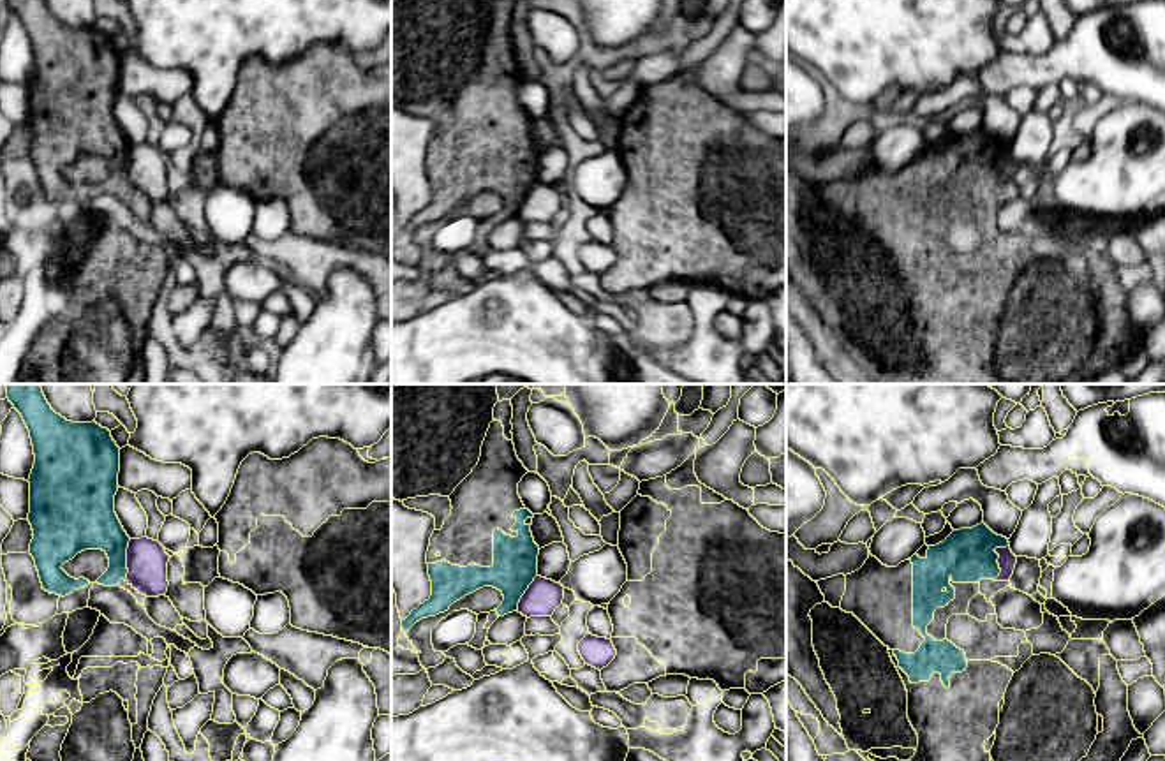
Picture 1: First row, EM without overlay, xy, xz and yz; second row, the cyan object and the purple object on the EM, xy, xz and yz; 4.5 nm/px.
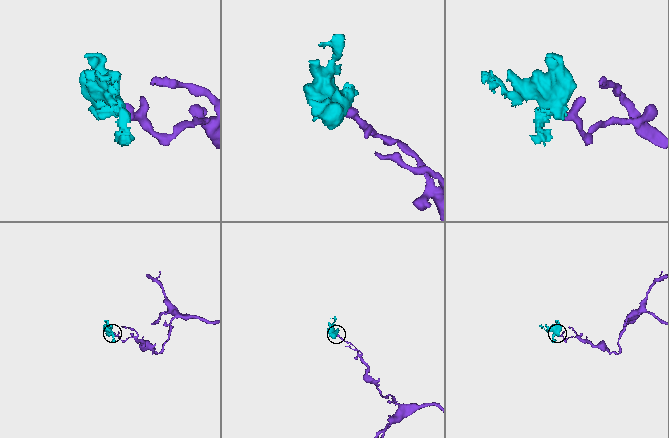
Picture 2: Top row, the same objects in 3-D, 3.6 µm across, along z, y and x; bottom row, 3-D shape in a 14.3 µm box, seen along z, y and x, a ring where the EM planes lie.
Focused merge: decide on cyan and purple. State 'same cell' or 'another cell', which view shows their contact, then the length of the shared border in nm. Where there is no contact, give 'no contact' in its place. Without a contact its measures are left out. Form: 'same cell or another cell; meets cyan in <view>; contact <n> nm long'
another cell; meets cyan in yz; contact 190 nm long

